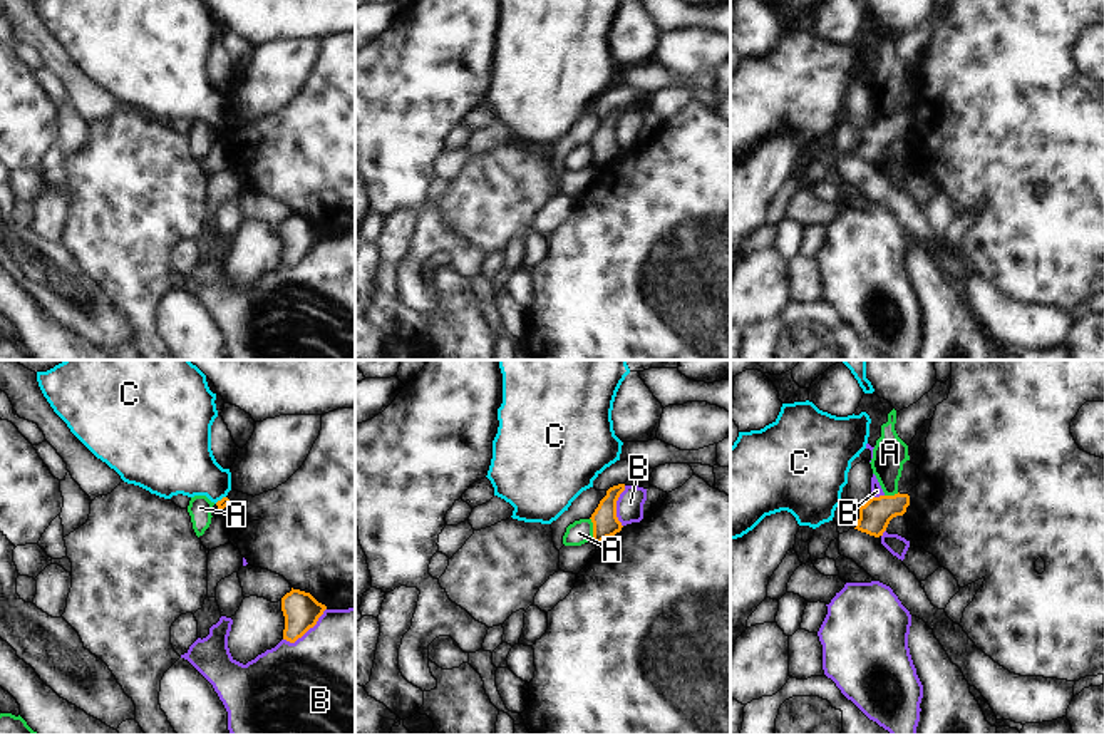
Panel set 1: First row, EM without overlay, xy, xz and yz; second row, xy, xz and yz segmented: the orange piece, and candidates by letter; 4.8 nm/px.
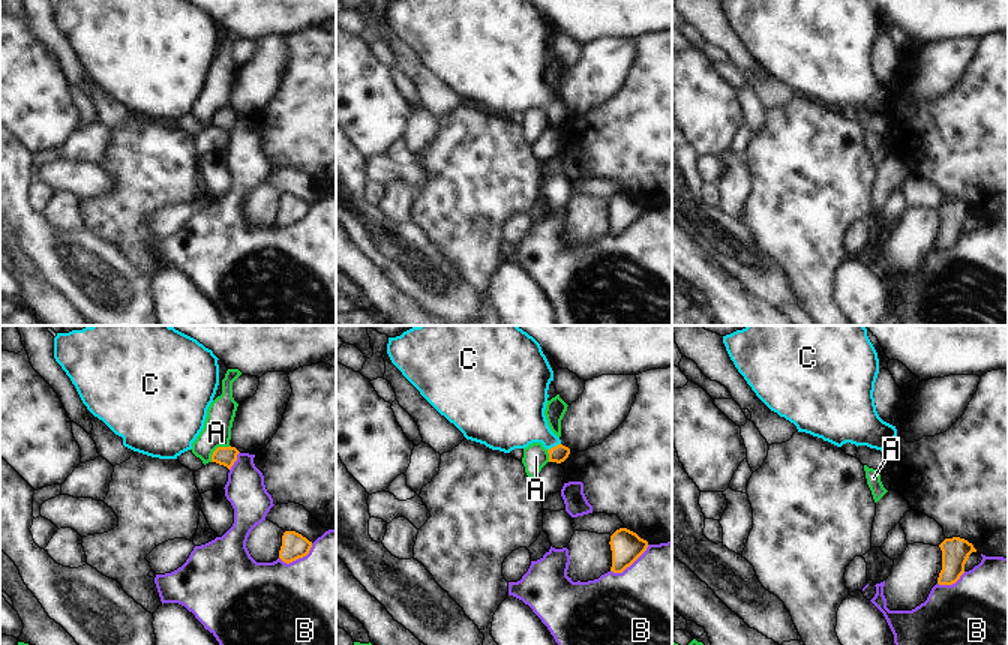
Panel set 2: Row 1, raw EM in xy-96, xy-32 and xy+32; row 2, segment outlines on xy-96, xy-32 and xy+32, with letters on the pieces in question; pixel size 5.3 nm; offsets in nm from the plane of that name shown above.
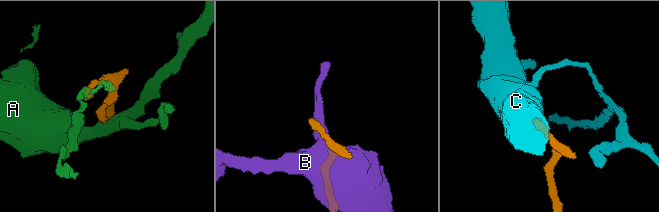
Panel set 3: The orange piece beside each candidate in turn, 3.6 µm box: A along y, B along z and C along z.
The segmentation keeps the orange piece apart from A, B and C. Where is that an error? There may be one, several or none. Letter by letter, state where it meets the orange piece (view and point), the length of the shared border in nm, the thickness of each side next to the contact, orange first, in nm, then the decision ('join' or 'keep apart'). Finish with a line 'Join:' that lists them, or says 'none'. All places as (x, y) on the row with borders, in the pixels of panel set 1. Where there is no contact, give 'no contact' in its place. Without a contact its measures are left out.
A: xz (593, 529) | 110 nm | 130/120 nm | keep apart
B: xy (307, 630) | 260 nm | 170/500 nm | keep apart
C: xy (221, 499) | 70 nm | 50/280 nm | join
Join: C

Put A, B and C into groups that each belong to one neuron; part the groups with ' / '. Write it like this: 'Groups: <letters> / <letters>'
Groups: A / B / C.

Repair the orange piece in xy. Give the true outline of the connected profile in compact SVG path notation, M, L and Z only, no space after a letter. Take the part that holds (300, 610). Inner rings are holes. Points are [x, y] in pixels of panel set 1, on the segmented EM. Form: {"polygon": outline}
{"polygon": "M293 589L281 598L281 611L285 616L283 640L295 643L310 628L313 628L318 618L327 609L310 593Z"}

